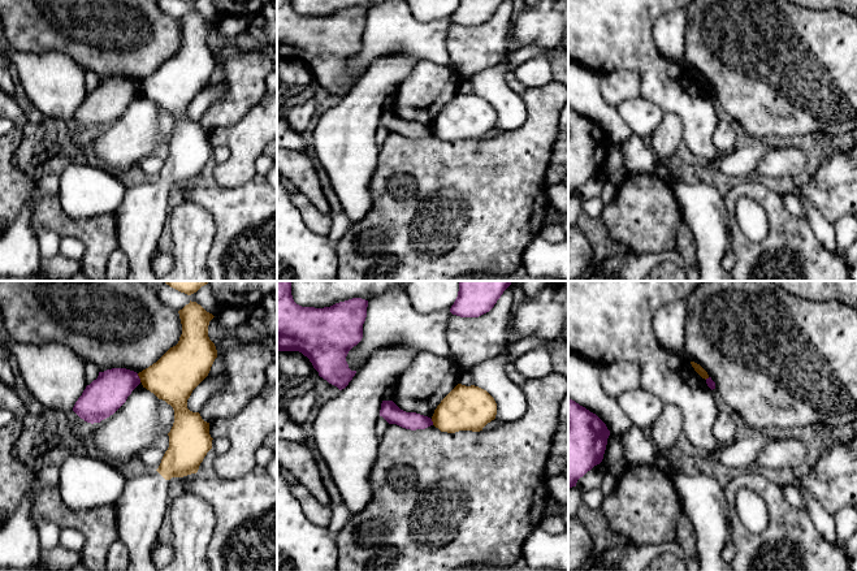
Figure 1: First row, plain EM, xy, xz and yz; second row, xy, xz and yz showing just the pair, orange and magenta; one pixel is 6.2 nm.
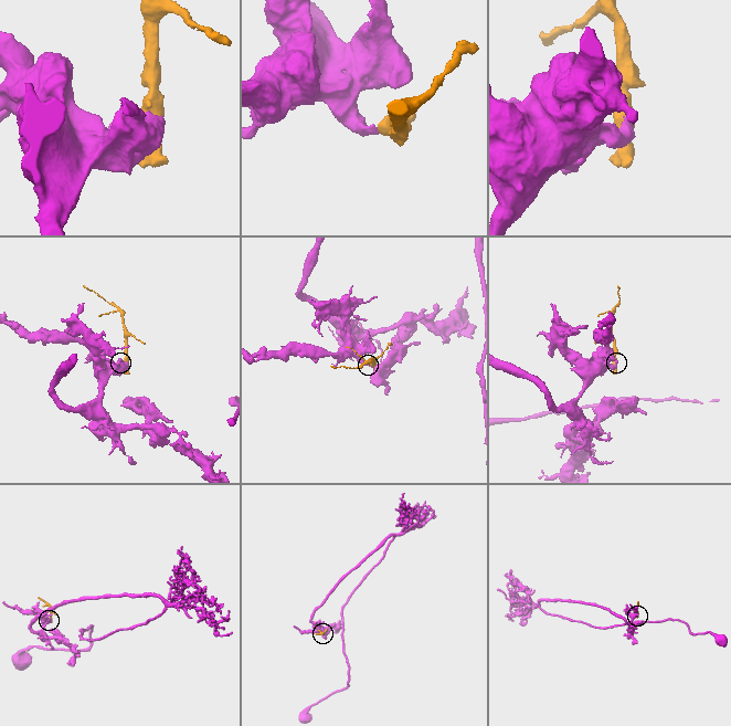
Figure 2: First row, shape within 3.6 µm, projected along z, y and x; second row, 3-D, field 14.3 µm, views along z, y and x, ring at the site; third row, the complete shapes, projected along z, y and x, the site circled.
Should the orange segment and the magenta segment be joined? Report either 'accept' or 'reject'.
reject

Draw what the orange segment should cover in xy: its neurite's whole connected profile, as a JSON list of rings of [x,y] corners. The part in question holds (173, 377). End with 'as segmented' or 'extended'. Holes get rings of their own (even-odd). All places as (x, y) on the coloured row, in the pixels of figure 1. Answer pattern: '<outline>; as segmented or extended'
[[[191,300],[178,313],[182,324],[178,343],[170,347],[156,363],[138,373],[143,388],[173,407],[174,423],[168,433],[169,447],[159,468],[127,480],[122,494],[113,505],[117,511],[118,540],[129,551],[126,571],[157,571],[151,561],[151,553],[169,506],[168,481],[172,477],[196,473],[204,457],[212,449],[213,438],[209,434],[209,423],[204,421],[199,412],[187,408],[187,399],[192,390],[208,376],[217,358],[216,346],[208,337],[208,325],[215,316]]]; extended

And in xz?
[[[458,384],[437,406],[432,421],[441,432],[480,432],[495,415],[497,403],[486,390]]]; as segmented

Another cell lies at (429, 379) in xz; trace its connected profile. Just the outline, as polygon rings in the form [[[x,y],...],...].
[[[420,351],[410,368],[398,377],[393,402],[406,412],[416,412],[432,419],[441,401],[459,384],[460,373],[462,369],[454,359]]]

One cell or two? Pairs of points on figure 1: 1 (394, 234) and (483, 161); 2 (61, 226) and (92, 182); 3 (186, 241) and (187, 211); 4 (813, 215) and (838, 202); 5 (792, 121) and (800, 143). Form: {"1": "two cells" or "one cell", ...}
{"1": "one cell", "2": "two cells", "3": "one cell", "4": "two cells", "5": "two cells"}

